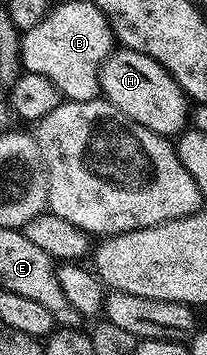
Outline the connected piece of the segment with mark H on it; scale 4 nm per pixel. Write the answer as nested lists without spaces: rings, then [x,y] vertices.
[[[117,48],[100,64],[100,92],[103,100],[118,107],[118,111],[122,111],[126,119],[134,119],[134,123],[154,131],[160,137],[175,138],[189,124],[190,101],[180,90],[178,83],[158,62],[133,49]]]

